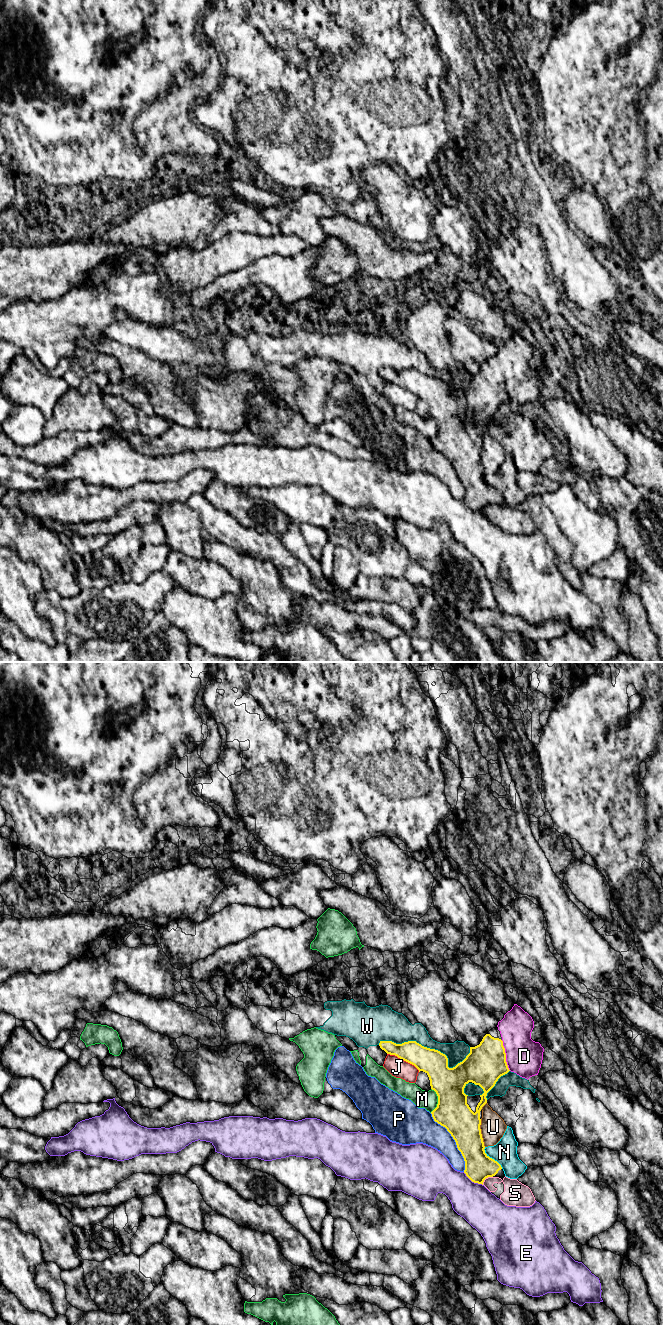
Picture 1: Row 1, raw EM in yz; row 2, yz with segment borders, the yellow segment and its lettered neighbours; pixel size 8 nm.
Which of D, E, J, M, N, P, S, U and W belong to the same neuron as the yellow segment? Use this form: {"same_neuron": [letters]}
{"same_neuron": ["D"]}

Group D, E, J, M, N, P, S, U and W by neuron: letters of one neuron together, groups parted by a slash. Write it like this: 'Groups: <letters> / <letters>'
Groups: D / E / J / M / N / P / S / U / W

